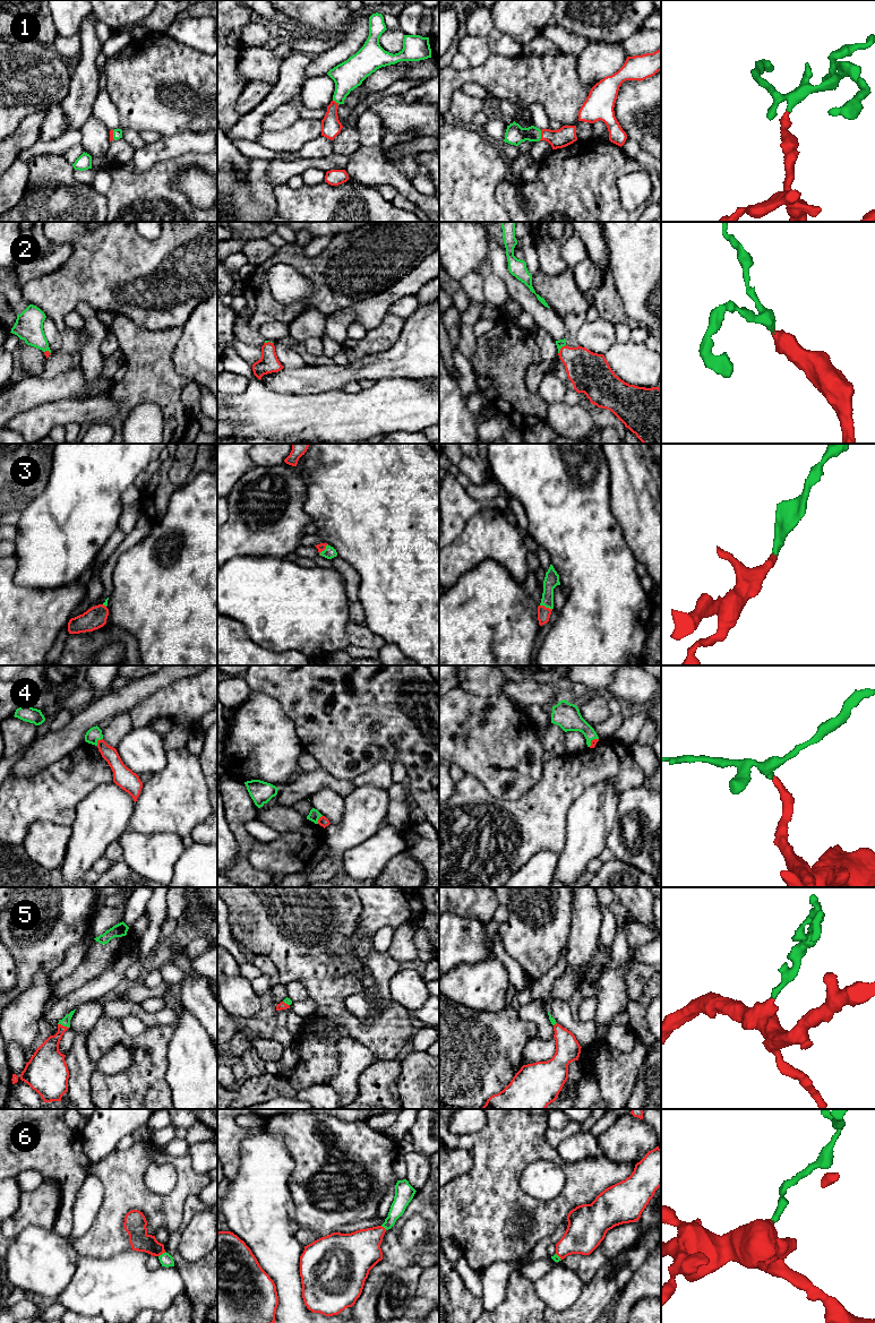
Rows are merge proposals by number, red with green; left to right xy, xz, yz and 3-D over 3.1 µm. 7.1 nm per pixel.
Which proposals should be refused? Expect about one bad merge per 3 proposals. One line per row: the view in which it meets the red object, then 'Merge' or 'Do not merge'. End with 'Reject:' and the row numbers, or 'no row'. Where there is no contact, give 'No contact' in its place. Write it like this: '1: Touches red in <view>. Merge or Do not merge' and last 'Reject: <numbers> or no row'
1: Touches red in yz. Merge
2: Touches red in yz. Merge
3: Touches red in yz. Merge
4: Touches red in xy. Merge
5: Touches red in xy. Merge
6: Touches red in xy. Merge
Reject: no row

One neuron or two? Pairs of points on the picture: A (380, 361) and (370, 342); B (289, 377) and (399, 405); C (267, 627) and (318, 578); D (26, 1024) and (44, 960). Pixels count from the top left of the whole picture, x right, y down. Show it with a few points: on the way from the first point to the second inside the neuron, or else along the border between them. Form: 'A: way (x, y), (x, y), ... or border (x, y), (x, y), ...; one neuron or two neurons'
A: border (399, 337), (391, 346), (383, 351), (351, 360); two neurons
B: border (341, 389), (312, 394); two neurons
C: way (280, 615), (306, 591); one neuron
D: border (49, 974), (37, 973), (33, 981), (22, 991); two neurons

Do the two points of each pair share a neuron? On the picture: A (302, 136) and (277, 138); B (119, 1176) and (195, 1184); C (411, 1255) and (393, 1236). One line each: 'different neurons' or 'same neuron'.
A: same neuron
B: same neuron
C: same neuron

